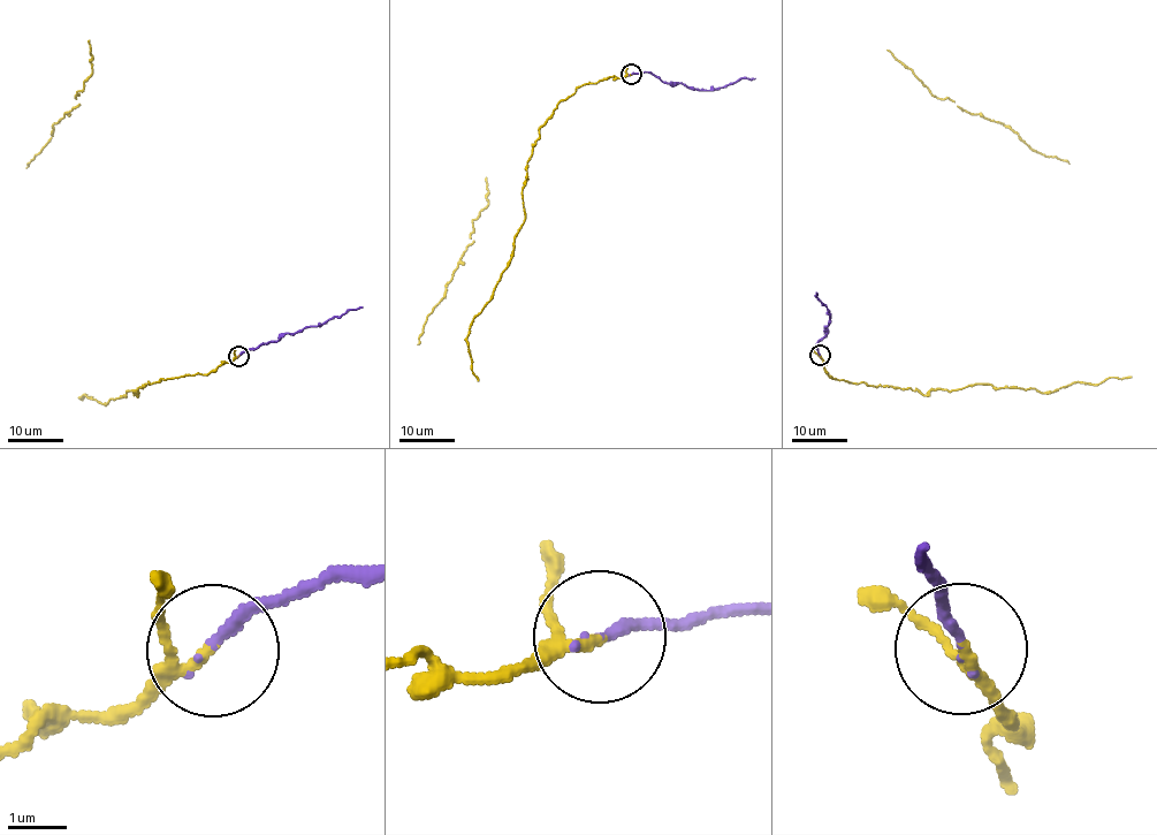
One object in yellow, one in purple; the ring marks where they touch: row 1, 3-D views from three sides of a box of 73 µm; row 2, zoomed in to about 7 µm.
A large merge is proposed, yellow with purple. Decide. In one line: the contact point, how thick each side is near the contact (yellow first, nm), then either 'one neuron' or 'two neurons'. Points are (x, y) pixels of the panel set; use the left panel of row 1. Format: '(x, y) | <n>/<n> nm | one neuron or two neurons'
(238, 356) | 140/180 nm | one neuron

